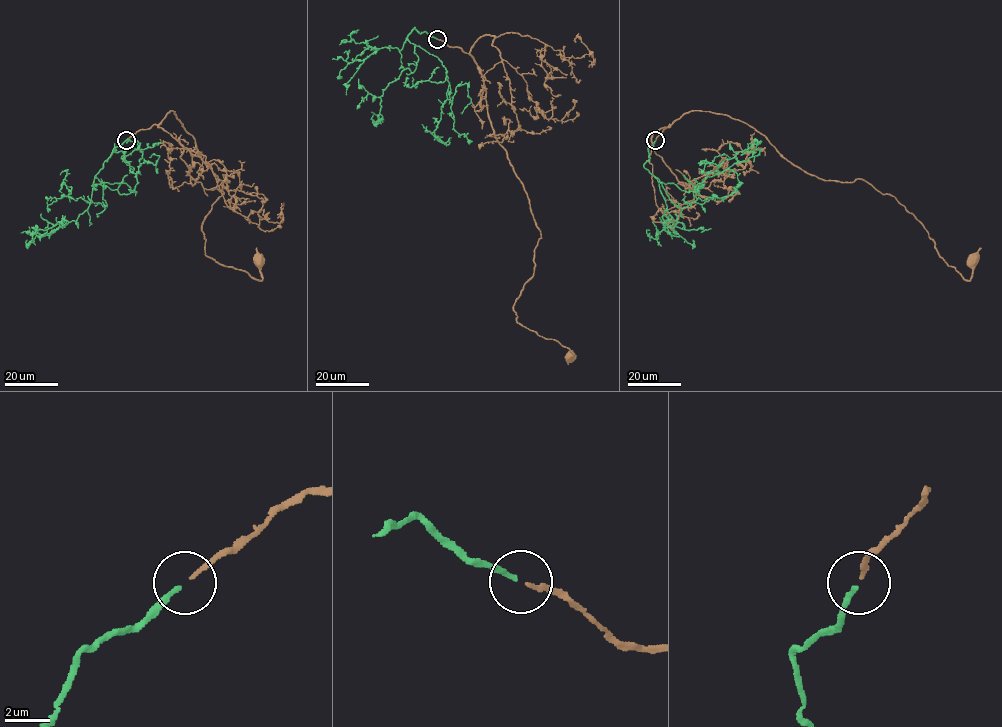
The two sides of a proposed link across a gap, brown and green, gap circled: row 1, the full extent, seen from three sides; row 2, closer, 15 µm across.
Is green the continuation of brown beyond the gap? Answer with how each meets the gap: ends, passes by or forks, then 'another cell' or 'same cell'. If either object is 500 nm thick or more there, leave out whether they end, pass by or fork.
brown ends; green ends; same cell

